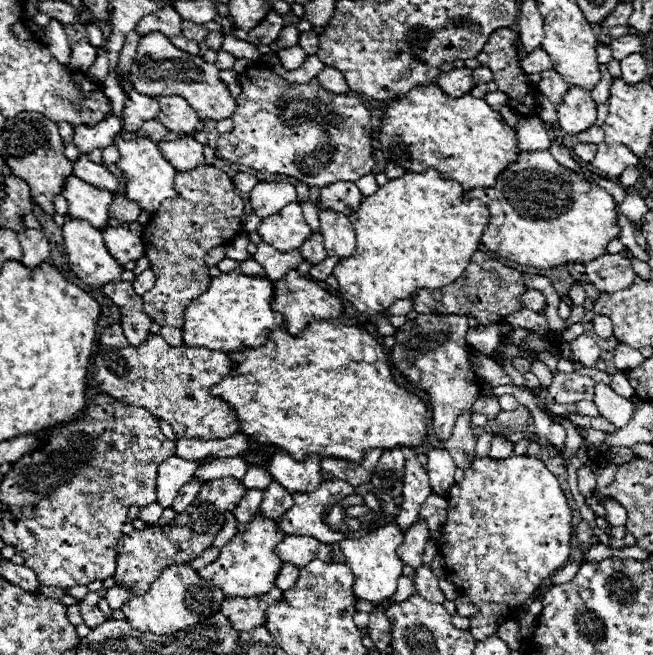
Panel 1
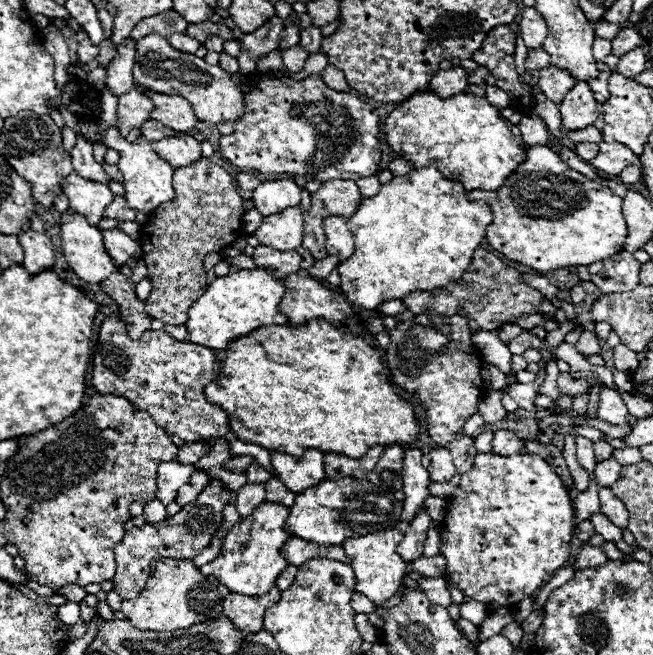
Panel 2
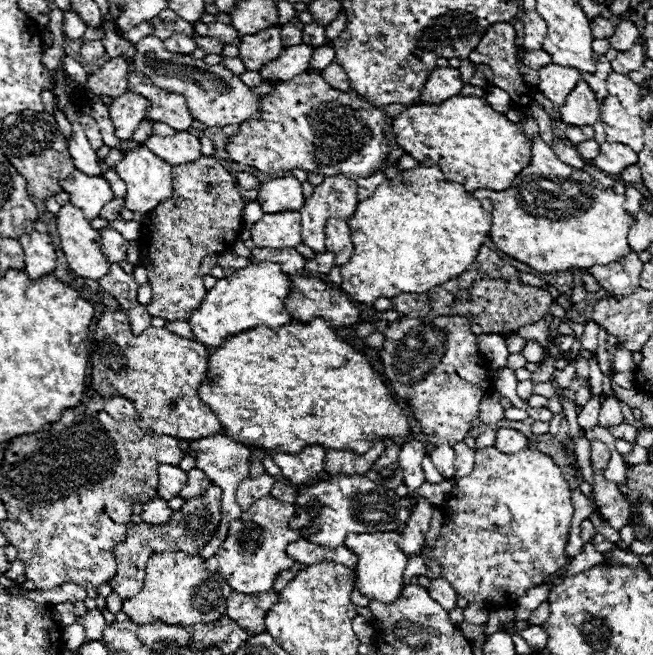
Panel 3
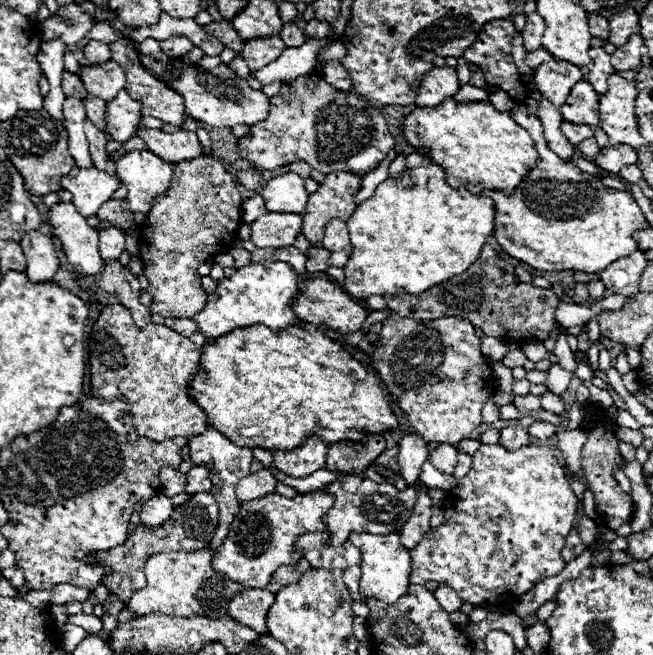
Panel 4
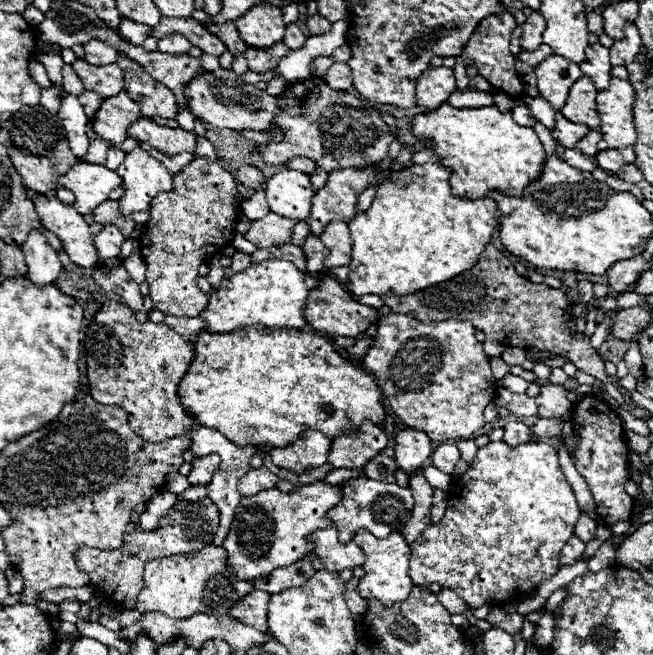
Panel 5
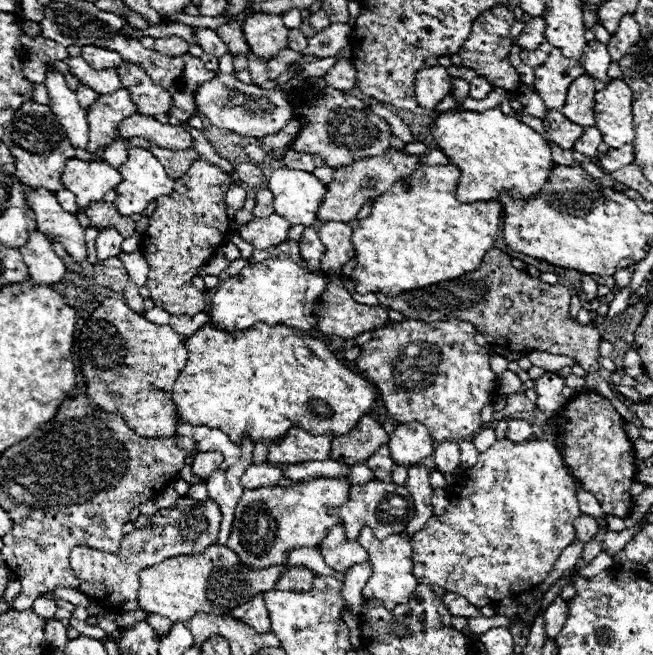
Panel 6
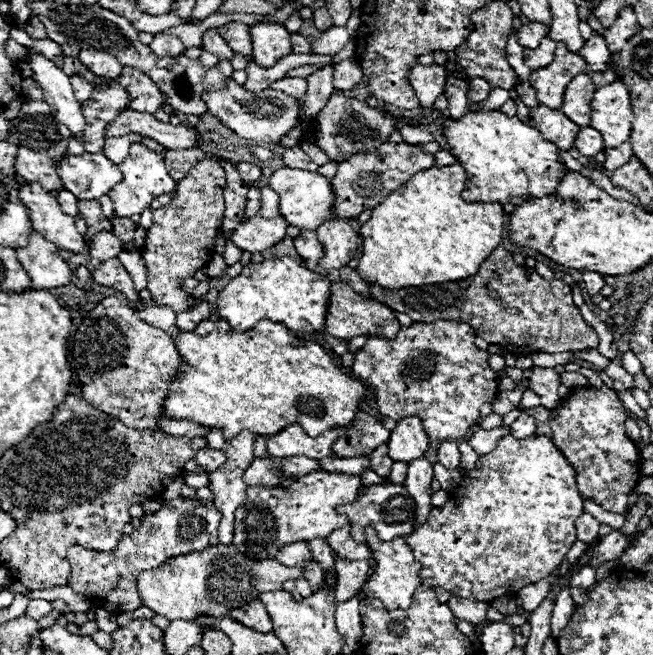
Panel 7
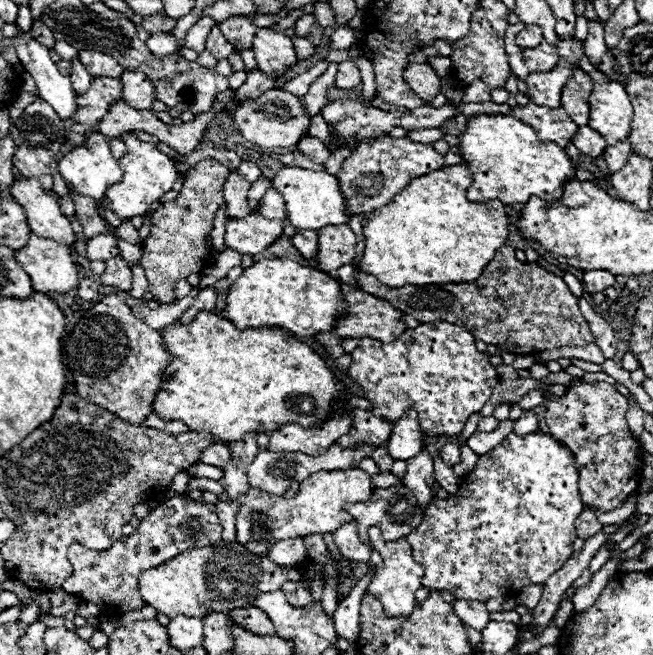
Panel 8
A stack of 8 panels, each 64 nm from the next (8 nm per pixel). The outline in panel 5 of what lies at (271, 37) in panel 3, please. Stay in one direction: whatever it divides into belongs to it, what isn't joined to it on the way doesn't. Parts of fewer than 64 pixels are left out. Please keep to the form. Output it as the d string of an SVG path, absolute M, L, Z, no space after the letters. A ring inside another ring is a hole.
M278 42L278 44L274 44L272 48L252 48L252 46L248 46L246 48L246 52L244 52L244 56L246 56L246 60L248 60L248 68L252 70L252 72L264 72L266 68L274 68L274 64L284 56L288 52L288 48L282 44L282 42Z

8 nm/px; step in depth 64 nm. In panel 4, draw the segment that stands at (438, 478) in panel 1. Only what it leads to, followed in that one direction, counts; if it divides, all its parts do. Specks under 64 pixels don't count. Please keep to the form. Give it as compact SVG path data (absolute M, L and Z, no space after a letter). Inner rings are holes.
M440 444L436 450L430 452L430 462L442 474L452 474L454 472L456 458L458 458L458 450L456 450L456 446L450 446L450 444Z

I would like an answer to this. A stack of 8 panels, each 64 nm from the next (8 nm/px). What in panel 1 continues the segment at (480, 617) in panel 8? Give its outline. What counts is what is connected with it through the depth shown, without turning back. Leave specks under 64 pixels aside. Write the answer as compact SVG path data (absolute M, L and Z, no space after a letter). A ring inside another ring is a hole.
M428 566L418 568L412 582L414 582L414 590L416 590L418 596L422 596L422 598L426 598L430 602L436 602L436 604L444 602L444 594L438 588L438 580L436 580L434 572Z

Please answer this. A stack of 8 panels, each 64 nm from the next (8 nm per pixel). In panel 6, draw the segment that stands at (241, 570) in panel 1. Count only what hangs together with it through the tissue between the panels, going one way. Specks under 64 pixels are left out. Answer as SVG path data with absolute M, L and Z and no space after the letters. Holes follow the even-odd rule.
M316 478L302 484L292 484L290 488L258 488L246 490L232 524L230 538L226 546L238 554L244 566L252 570L270 568L286 564L290 550L294 548L314 548L324 538L326 530L334 524L340 524L338 518L330 516L328 510L346 504L350 482L338 478Z

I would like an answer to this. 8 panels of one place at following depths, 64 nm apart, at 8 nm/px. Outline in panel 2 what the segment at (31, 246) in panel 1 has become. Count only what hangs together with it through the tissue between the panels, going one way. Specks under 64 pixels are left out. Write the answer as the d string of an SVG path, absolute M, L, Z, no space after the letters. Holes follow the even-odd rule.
M28 230L24 234L18 236L22 250L24 250L24 260L22 266L30 272L30 274L38 274L44 268L52 268L54 264L54 250L52 250L52 242L46 234Z

